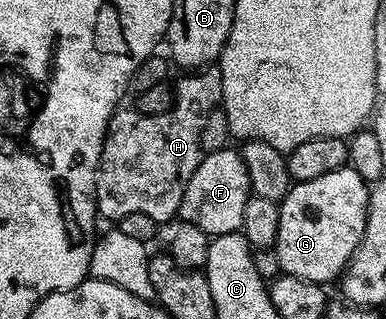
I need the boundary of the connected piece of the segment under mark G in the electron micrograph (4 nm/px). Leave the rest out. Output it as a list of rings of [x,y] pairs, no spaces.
[[[347,165],[334,169],[334,173],[322,173],[322,177],[314,177],[314,181],[293,182],[286,197],[278,204],[280,220],[274,250],[281,272],[321,285],[328,285],[331,279],[339,280],[364,236],[369,194],[369,184],[362,177],[358,177],[353,167]]]

